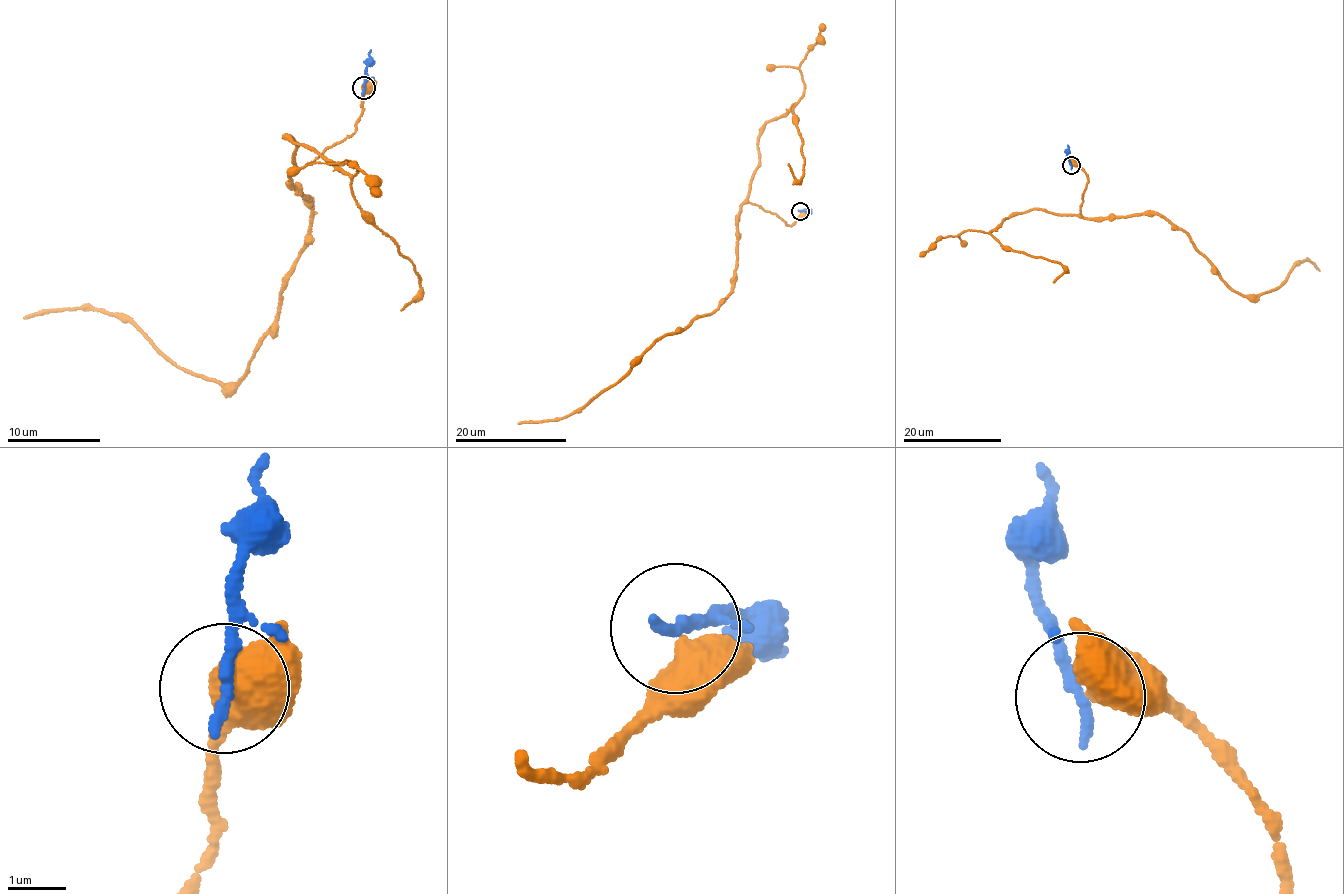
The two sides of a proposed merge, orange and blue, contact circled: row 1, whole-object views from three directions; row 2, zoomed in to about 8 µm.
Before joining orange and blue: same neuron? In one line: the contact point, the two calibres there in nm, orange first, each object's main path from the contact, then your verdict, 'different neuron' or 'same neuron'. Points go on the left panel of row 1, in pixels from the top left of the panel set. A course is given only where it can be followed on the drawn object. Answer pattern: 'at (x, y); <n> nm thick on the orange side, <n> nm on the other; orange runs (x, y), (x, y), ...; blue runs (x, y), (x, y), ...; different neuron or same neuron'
at (364, 87); 650 nm thick on the orange side, 240 nm on the other; orange runs (365, 88), (356, 131), (290, 177), (314, 212), (238, 381), (182, 370), (113, 315), (23, 319); blue runs (364, 88), (370, 50); different neuron

